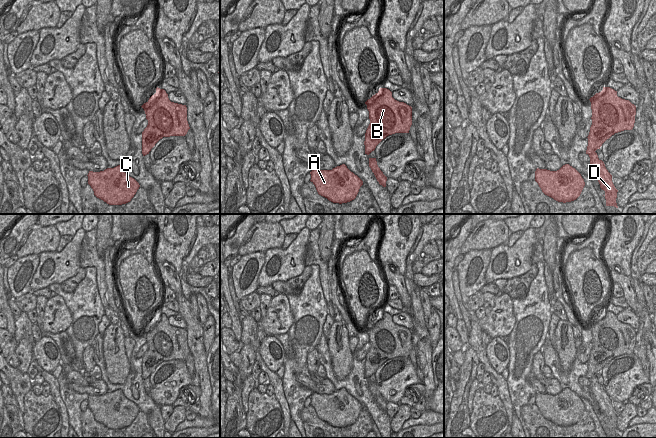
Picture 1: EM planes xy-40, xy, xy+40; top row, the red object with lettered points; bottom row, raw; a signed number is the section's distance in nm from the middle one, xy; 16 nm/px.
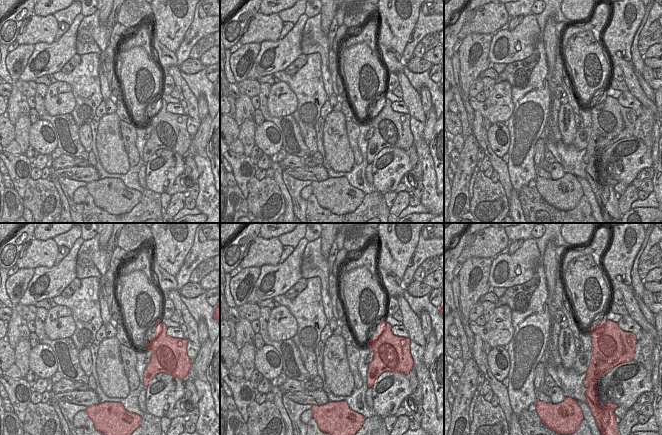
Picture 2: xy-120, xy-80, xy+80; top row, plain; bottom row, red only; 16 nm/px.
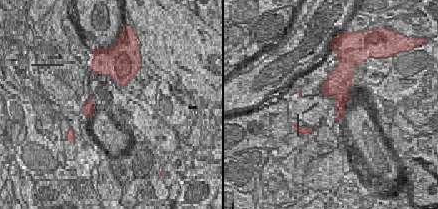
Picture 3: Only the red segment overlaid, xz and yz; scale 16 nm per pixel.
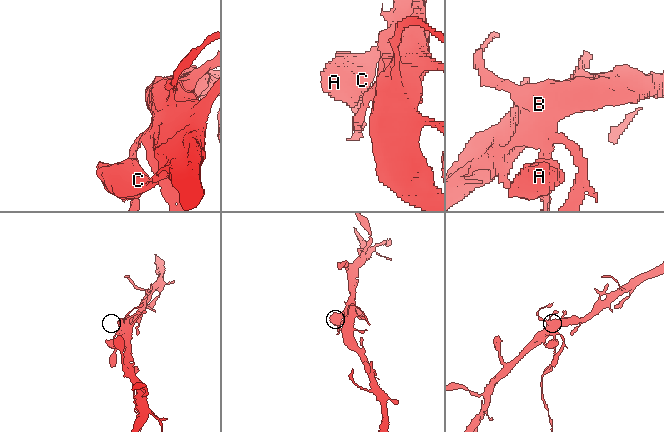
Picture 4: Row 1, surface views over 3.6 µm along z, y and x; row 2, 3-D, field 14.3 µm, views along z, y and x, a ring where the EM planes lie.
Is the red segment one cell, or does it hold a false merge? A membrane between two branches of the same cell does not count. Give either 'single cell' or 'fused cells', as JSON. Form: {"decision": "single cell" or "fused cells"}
{"decision": "fused cells"}

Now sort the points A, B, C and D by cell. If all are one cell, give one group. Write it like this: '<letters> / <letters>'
A B C / D

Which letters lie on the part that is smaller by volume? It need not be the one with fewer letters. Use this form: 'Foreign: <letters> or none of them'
Foreign: D

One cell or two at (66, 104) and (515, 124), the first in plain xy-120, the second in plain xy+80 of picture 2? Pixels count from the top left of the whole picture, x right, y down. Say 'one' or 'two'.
two

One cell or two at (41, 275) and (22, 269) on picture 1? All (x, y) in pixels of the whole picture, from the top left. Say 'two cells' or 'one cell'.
two cells

